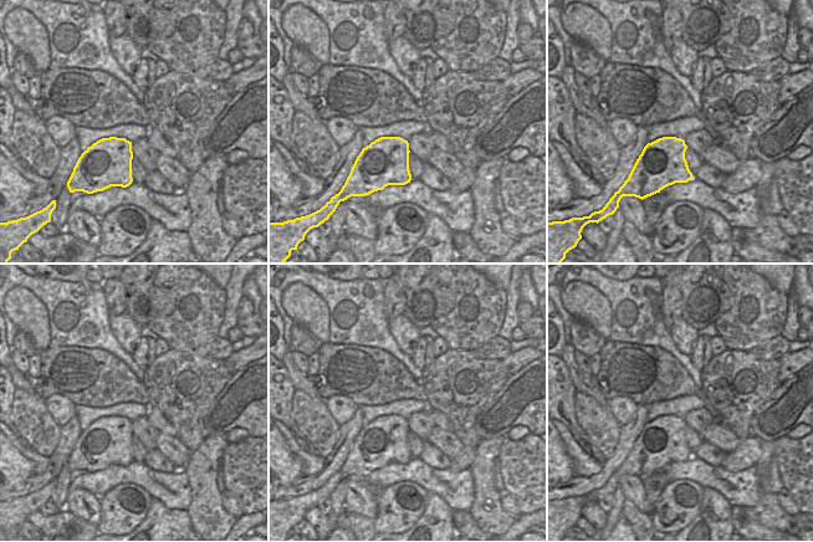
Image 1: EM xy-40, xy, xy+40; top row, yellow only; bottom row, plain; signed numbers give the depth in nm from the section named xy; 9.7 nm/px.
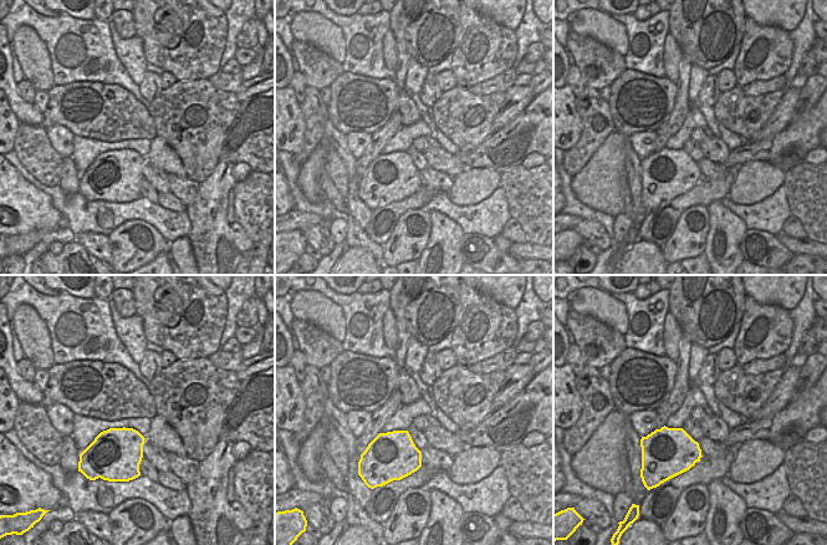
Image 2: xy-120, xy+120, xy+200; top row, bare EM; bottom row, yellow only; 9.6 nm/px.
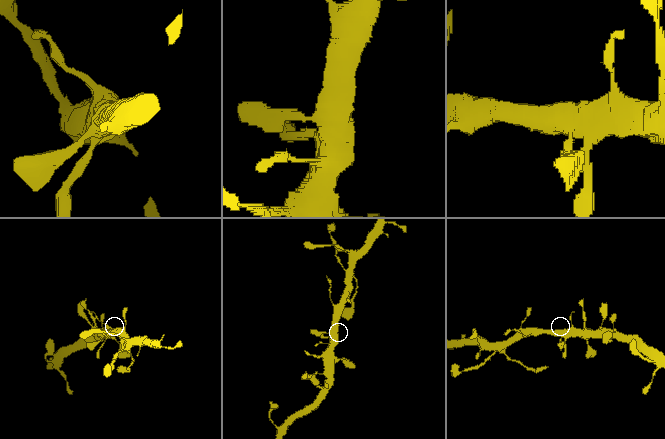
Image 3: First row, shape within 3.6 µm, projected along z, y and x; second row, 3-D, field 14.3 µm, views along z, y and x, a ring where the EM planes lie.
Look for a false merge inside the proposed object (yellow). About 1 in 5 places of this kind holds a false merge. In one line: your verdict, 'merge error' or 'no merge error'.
no merge error

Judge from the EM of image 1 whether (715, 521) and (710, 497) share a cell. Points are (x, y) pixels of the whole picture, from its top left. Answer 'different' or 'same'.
same

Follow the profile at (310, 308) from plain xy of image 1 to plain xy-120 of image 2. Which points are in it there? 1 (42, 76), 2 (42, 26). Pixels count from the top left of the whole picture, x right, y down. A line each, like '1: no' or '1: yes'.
1: yes
2: no

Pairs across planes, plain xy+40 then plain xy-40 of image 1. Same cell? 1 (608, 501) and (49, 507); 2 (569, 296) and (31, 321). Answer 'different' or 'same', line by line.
1: same
2: same

